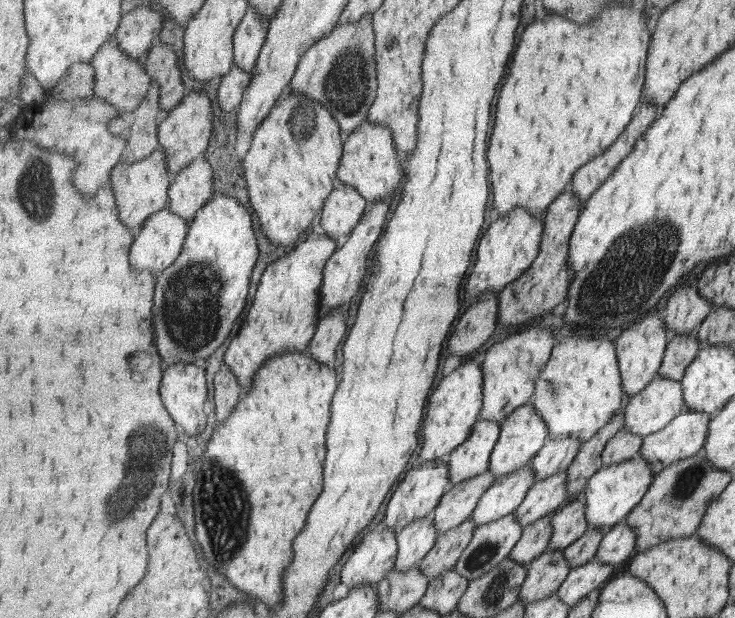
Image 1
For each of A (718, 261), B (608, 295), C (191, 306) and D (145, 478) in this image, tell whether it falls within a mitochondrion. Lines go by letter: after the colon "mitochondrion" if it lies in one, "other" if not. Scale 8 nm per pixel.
A: other
B: mitochondrion
C: mitochondrion
D: mitochondrion

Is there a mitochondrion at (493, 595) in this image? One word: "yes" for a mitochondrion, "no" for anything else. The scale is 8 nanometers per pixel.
yes

